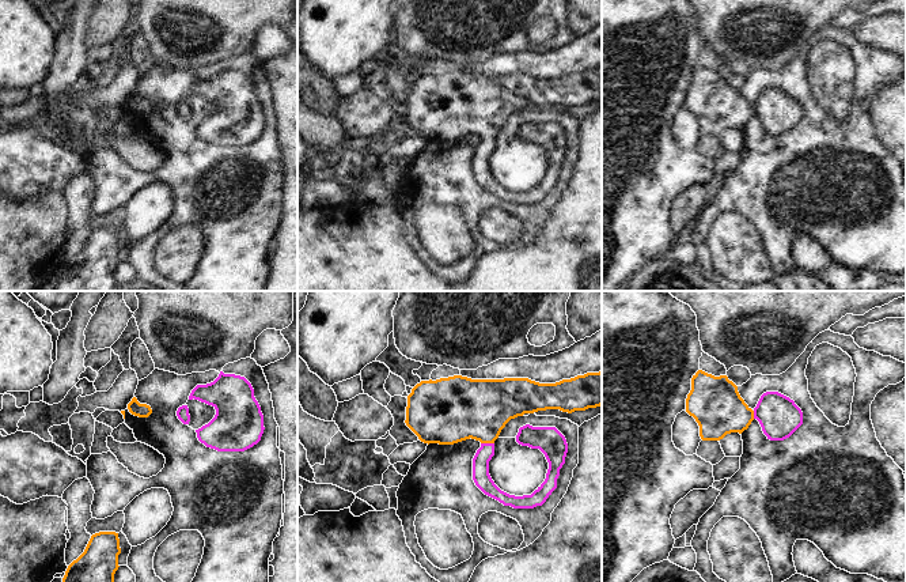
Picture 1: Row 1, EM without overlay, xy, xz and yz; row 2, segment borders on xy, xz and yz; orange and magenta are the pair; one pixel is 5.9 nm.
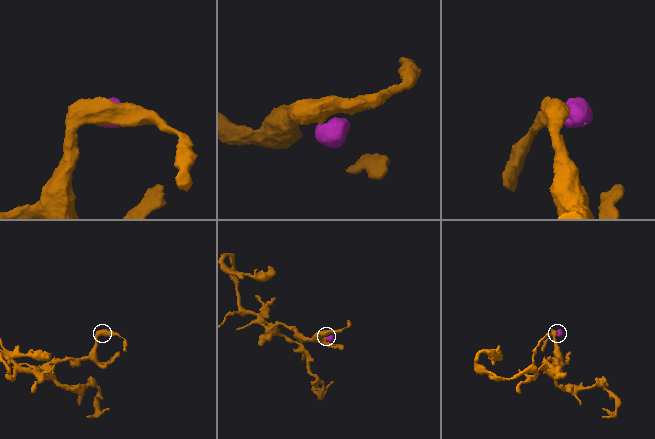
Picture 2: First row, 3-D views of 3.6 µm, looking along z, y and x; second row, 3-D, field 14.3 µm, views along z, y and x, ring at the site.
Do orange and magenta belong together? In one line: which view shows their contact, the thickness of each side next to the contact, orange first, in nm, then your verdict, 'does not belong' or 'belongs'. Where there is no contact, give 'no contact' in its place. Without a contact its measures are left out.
xz | 360/120 nm | belongs

